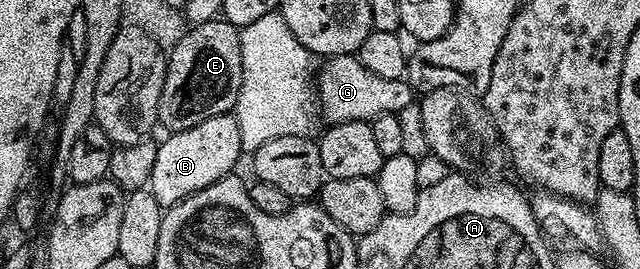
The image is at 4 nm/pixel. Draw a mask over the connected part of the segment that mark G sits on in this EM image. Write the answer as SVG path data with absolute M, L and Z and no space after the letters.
M353 54L329 58L318 71L318 107L327 124L371 121L382 113L400 112L415 100L415 92L405 78L383 79L368 71Z

